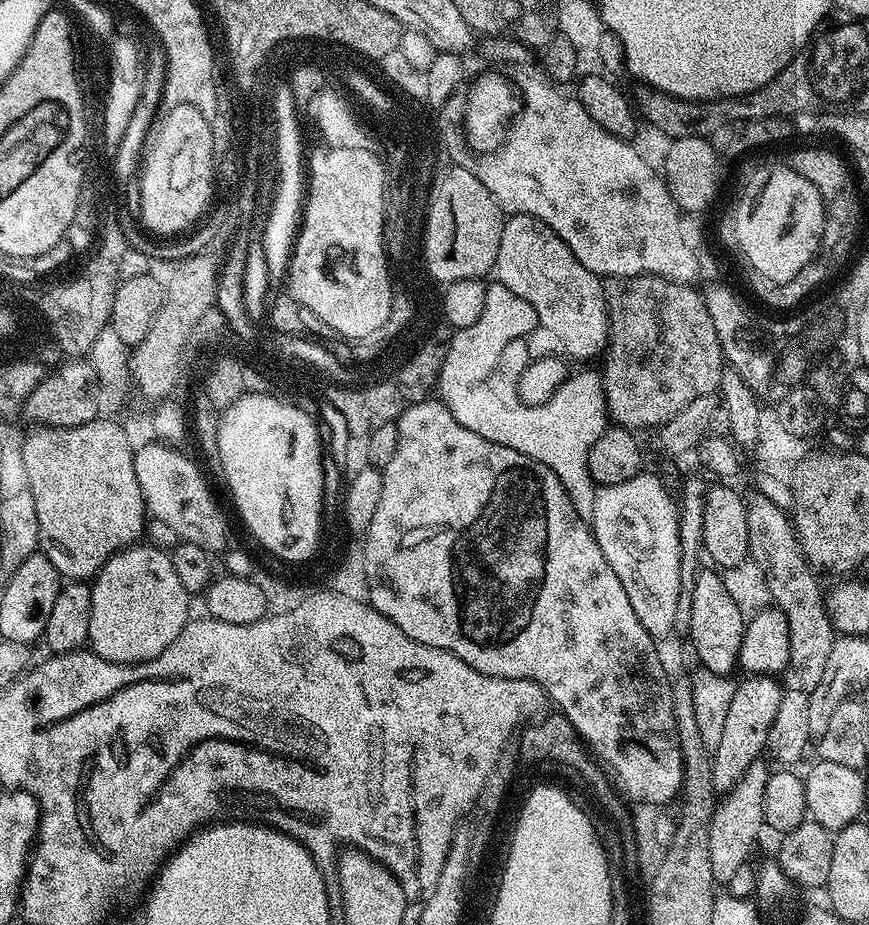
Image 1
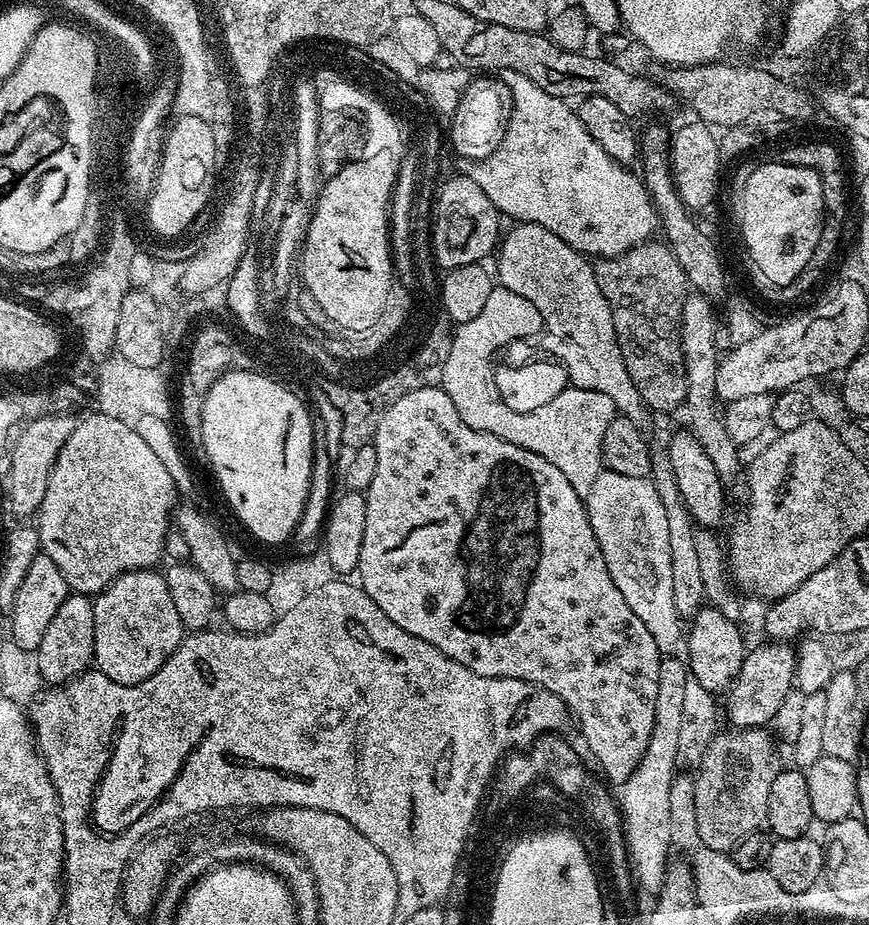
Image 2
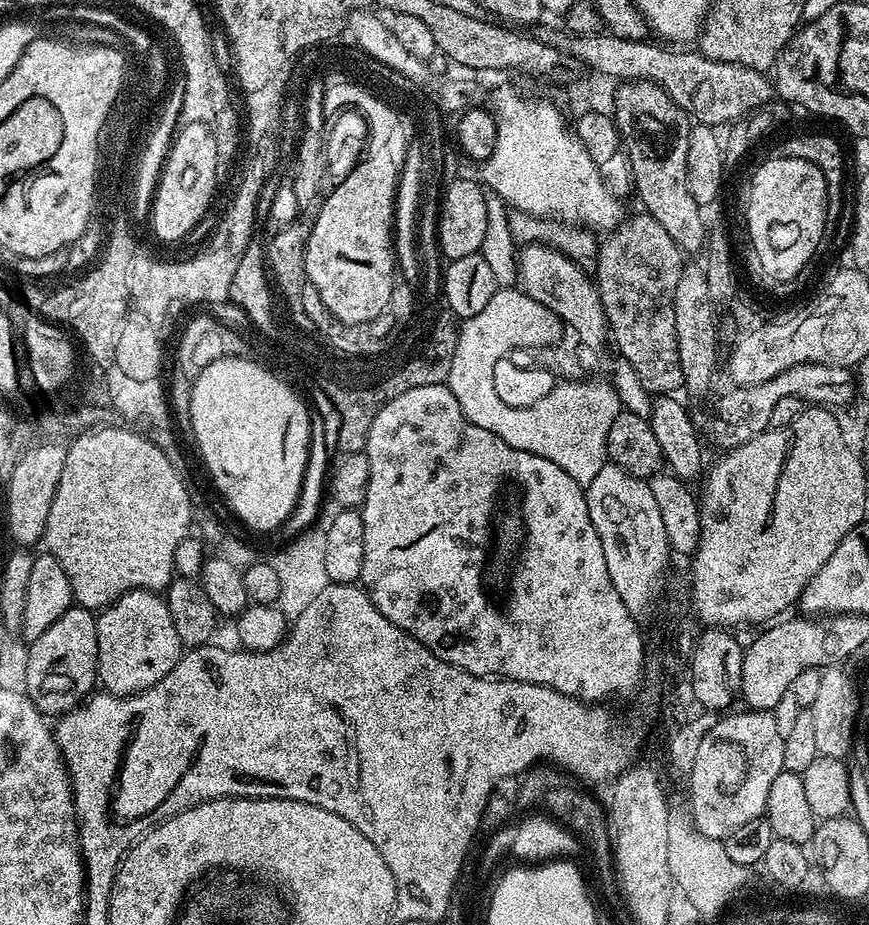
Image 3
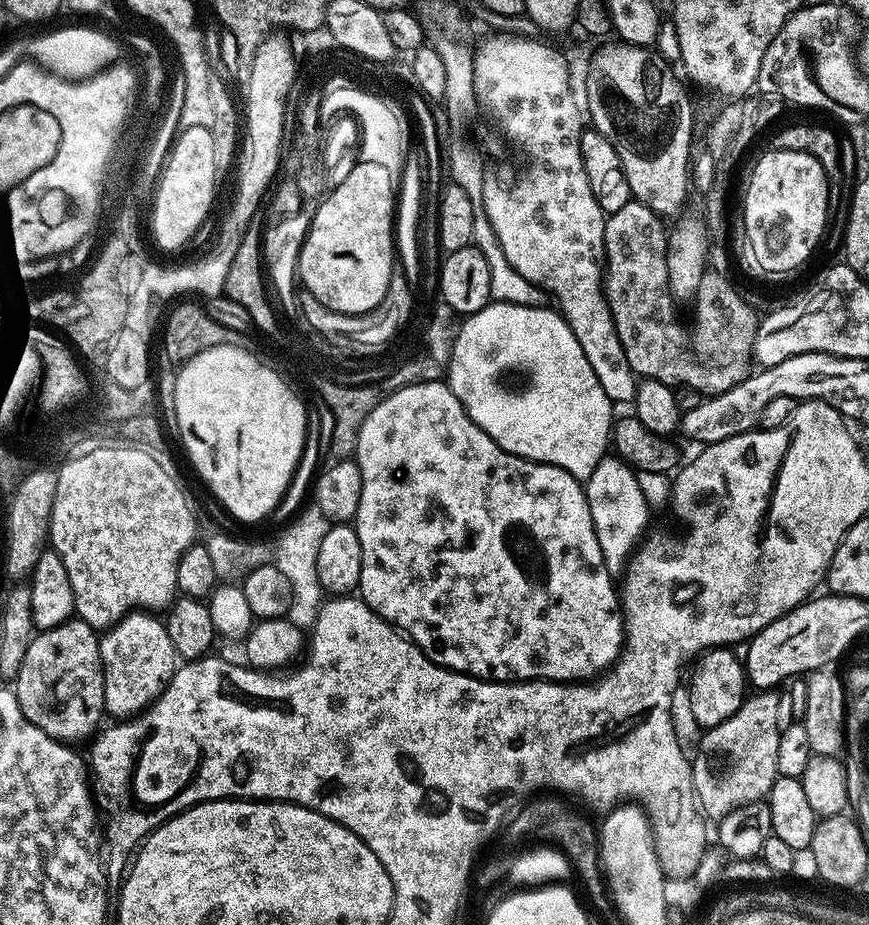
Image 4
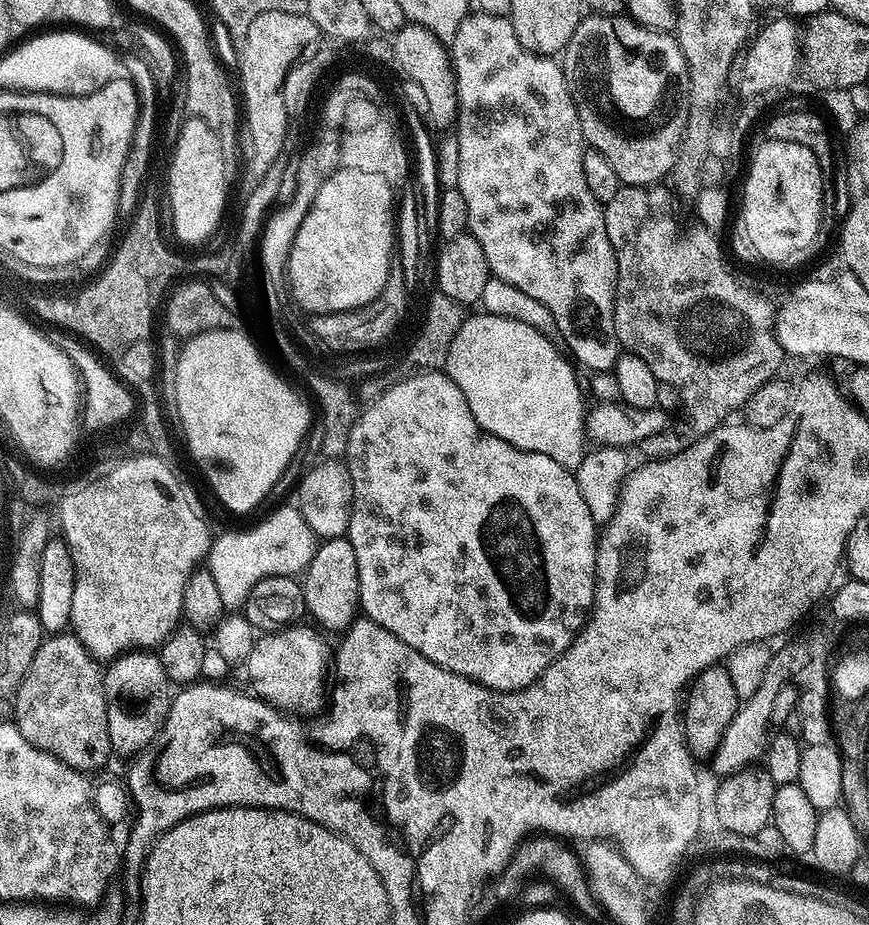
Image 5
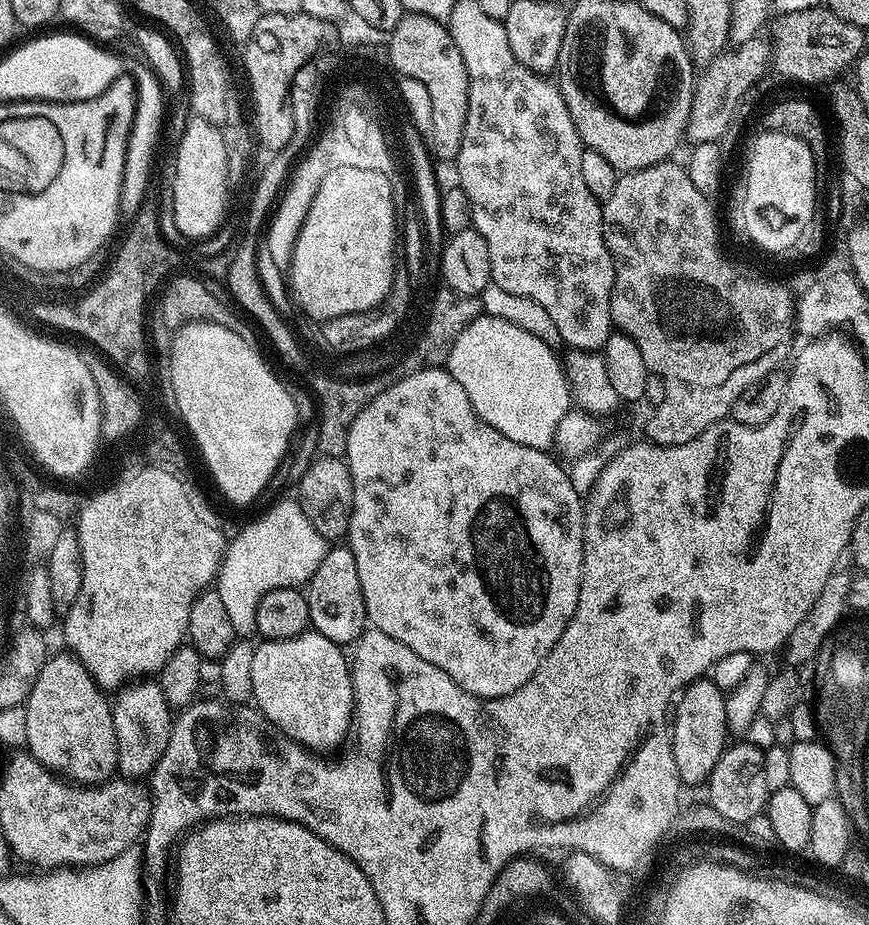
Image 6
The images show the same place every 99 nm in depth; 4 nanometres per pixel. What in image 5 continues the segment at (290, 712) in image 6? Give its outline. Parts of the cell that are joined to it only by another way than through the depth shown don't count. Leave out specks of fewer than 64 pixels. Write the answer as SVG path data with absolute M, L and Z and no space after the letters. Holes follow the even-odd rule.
M289 626L278 632L257 635L254 650L250 650L246 661L246 669L248 680L252 683L251 691L261 700L296 714L308 714L319 702L320 695L321 700L325 695L330 656L324 653L324 644L316 637L315 627L300 627Z

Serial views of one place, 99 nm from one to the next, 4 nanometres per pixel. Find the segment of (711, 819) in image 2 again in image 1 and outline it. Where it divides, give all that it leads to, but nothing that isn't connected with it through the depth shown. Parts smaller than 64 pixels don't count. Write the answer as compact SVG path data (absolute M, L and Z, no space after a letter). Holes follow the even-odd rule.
M764 762L752 764L742 773L736 785L719 797L709 828L710 863L717 885L728 885L730 878L734 878L734 873L738 871L738 866L749 861L748 855L760 836L760 828L765 827L762 794L766 794L769 775L770 768L767 768Z

